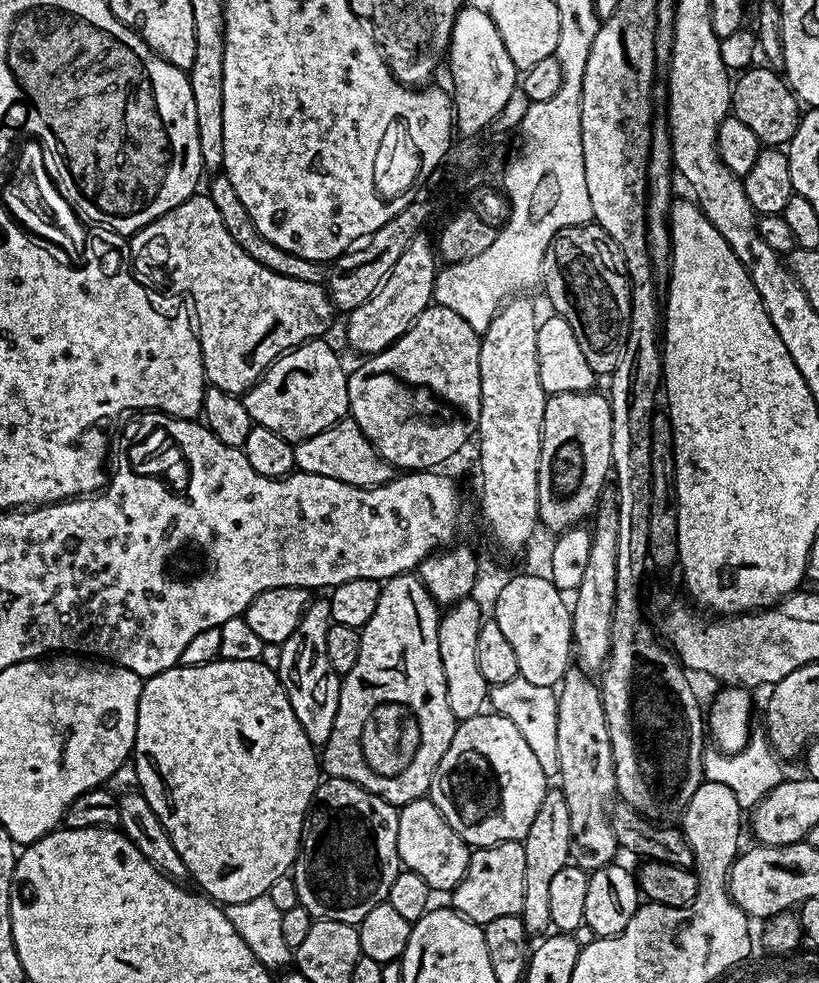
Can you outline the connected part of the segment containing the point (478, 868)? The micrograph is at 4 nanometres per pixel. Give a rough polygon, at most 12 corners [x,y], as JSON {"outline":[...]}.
{"outline":[[519,840],[477,848],[450,893],[481,926],[524,911]]}

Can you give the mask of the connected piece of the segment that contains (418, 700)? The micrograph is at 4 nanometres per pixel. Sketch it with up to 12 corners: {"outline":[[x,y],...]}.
{"outline":[[419,575],[381,583],[328,776],[429,795],[458,723]]}

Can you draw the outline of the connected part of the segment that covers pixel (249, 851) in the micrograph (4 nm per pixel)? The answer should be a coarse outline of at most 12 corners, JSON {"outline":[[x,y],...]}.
{"outline":[[279,675],[144,680],[139,791],[221,906],[291,873],[322,779]]}

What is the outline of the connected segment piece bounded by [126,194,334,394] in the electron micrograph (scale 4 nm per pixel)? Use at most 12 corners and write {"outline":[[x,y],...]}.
{"outline":[[207,194],[126,248],[188,292],[204,379],[247,392],[323,337],[325,285],[266,270]]}

